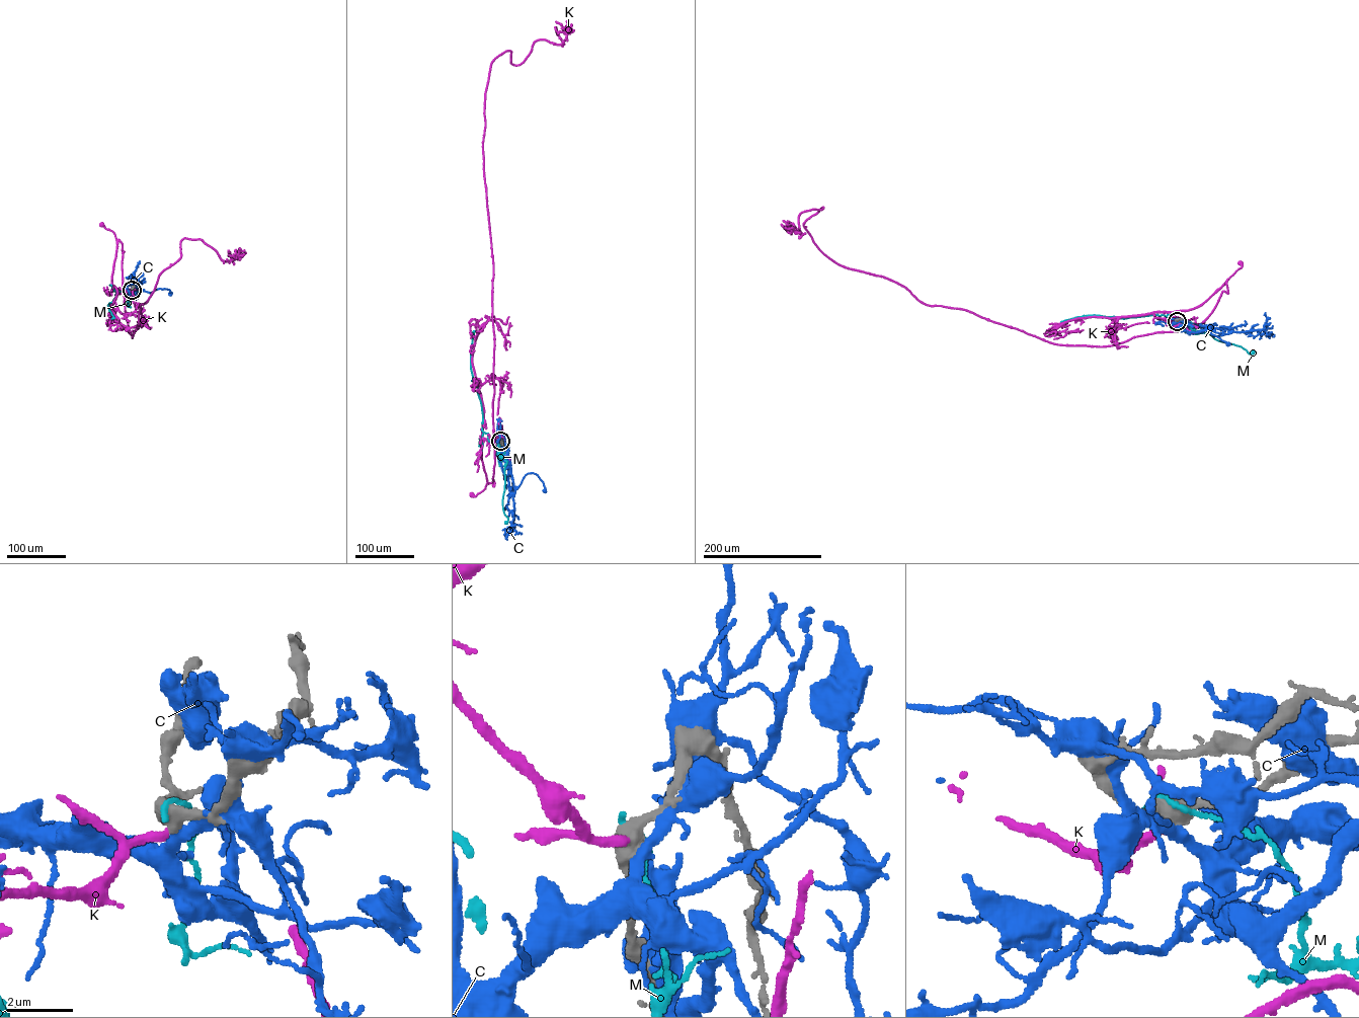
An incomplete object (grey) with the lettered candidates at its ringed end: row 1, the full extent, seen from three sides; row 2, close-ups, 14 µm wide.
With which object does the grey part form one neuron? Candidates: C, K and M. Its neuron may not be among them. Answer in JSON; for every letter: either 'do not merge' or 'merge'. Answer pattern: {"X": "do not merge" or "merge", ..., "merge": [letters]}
{"C": "do not merge", "K": "merge", "M": "do not merge", "merge": ["K"]}

